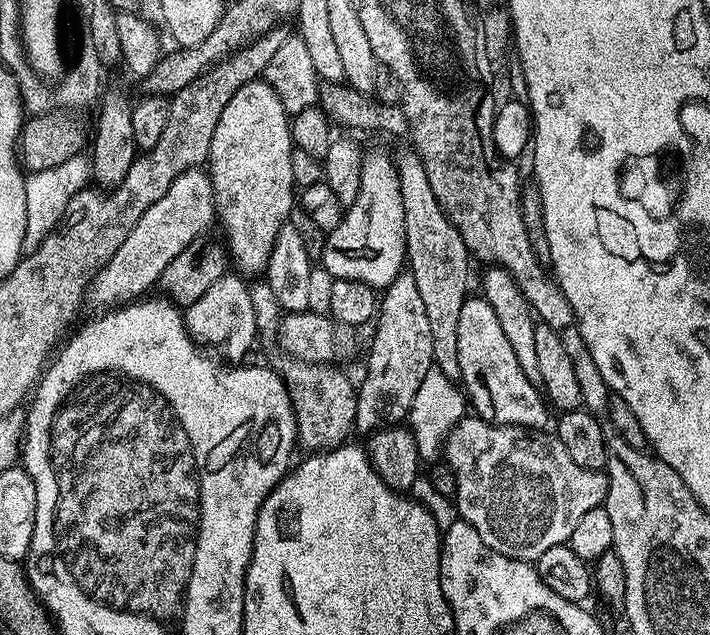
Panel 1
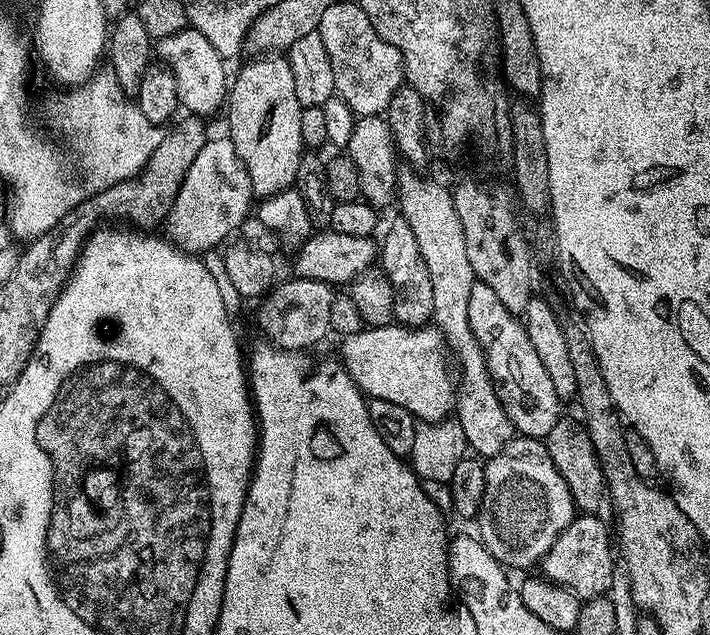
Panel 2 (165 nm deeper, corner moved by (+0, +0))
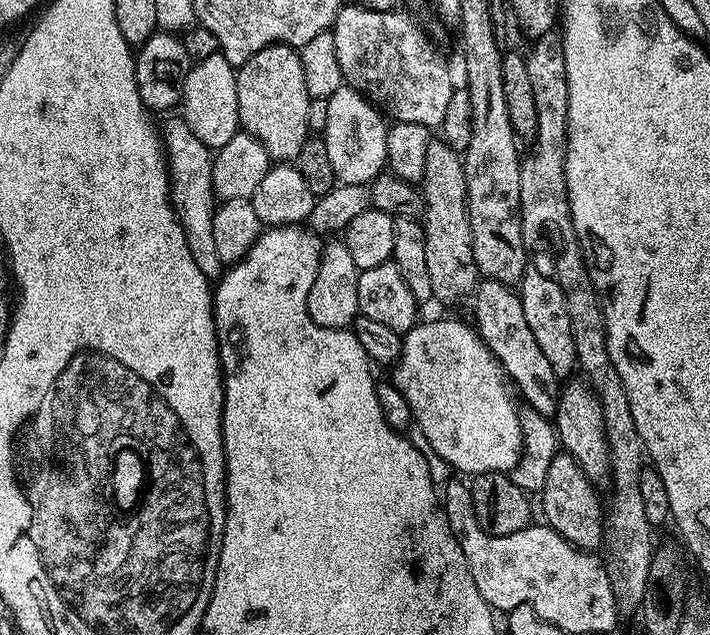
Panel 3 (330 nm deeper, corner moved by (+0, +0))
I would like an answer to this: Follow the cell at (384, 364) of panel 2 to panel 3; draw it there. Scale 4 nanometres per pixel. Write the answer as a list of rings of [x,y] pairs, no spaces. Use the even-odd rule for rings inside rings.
[[[428,320],[425,324],[424,321],[417,322],[409,332],[403,333],[400,359],[391,372],[391,383],[395,384],[402,398],[406,398],[415,427],[426,436],[435,454],[444,459],[452,470],[469,474],[511,473],[524,451],[521,405],[516,404],[517,397],[508,377],[504,375],[504,369],[471,323],[463,324],[460,320]]]

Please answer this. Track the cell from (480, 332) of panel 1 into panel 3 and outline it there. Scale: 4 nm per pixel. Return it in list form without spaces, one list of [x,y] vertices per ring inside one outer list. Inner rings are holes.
[[[481,279],[474,293],[476,300],[476,320],[474,327],[480,333],[484,345],[491,350],[496,361],[504,369],[504,375],[518,389],[519,395],[525,396],[527,407],[533,412],[549,418],[555,417],[556,407],[560,401],[562,387],[561,377],[554,374],[550,362],[542,355],[538,341],[526,322],[526,314],[522,314],[522,302],[519,295],[509,285],[497,280]]]

